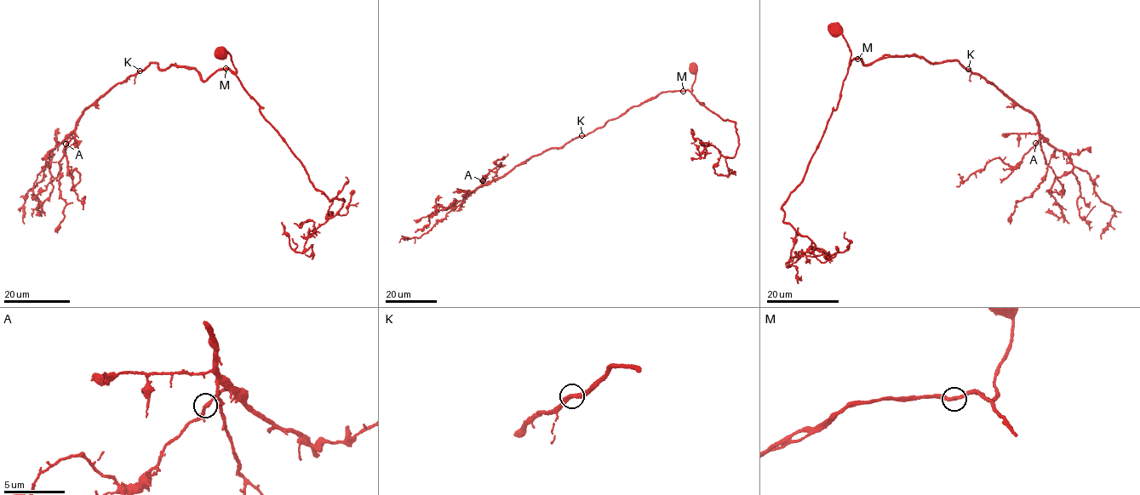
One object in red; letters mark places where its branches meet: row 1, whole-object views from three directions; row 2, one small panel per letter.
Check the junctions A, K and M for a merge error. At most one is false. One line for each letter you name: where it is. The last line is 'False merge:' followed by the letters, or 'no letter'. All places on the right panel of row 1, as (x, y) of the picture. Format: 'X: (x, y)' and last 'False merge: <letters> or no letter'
False merge: no letter

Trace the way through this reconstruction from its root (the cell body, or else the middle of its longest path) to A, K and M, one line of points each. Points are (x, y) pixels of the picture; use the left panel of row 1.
A: (221, 53), (230, 55), (236, 72), (220, 68), (204, 81), (192, 68), (150, 64), (85, 110), (65, 144)
K: (221, 53), (235, 72), (220, 68), (204, 81), (174, 64), (140, 71)
M: (221, 53), (225, 51), (230, 55), (236, 72), (226, 69)

